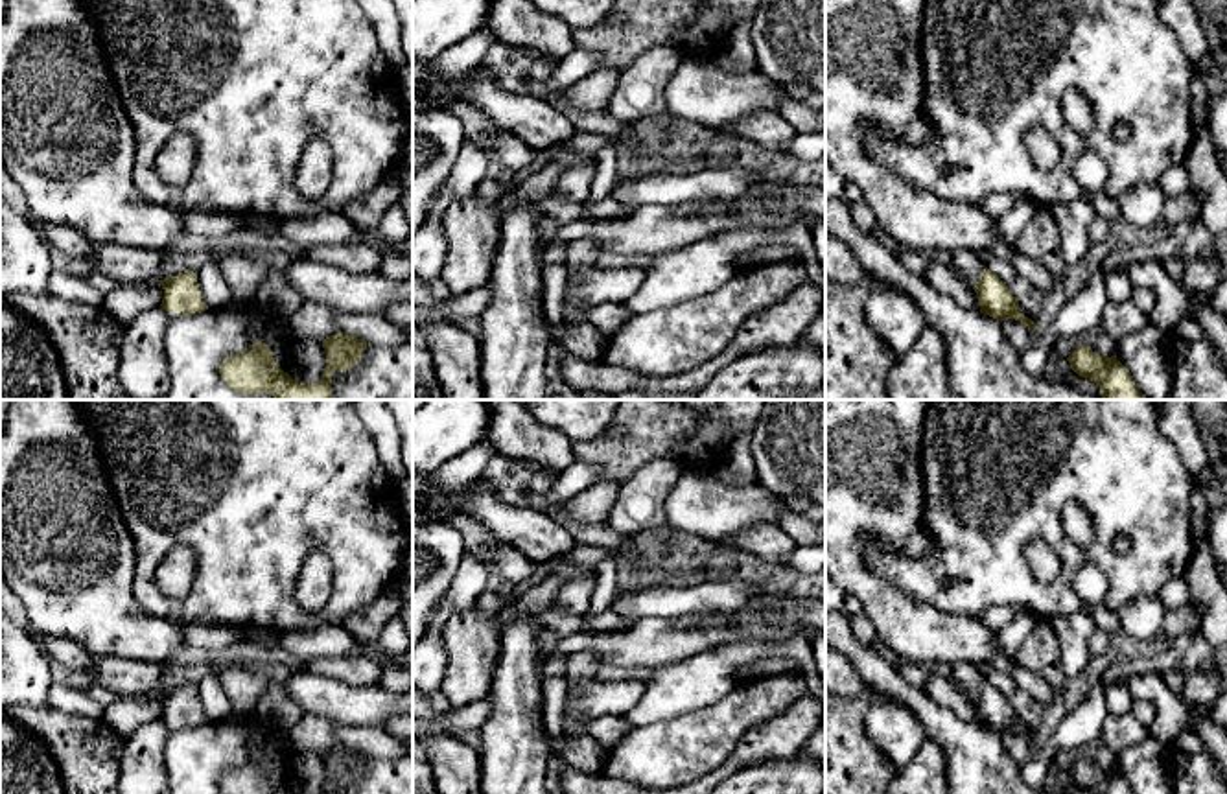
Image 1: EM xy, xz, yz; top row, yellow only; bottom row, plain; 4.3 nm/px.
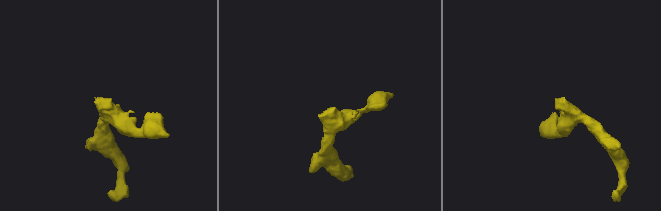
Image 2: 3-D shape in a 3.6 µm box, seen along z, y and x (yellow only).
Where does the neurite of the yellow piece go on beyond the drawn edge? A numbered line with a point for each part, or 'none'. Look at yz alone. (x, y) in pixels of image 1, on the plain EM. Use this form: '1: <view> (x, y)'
1: yz (968, 677)

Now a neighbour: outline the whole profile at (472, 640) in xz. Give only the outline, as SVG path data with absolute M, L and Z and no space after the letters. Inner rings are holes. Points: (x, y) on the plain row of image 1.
M475 604L446 619L440 634L448 667L440 691L453 707L488 700L501 632L503 612L483 615L475 610Z

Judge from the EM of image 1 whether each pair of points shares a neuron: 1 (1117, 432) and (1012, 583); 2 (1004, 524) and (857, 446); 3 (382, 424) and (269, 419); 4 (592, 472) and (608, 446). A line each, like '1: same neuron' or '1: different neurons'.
1: same neuron
2: different neurons
3: different neurons
4: different neurons

